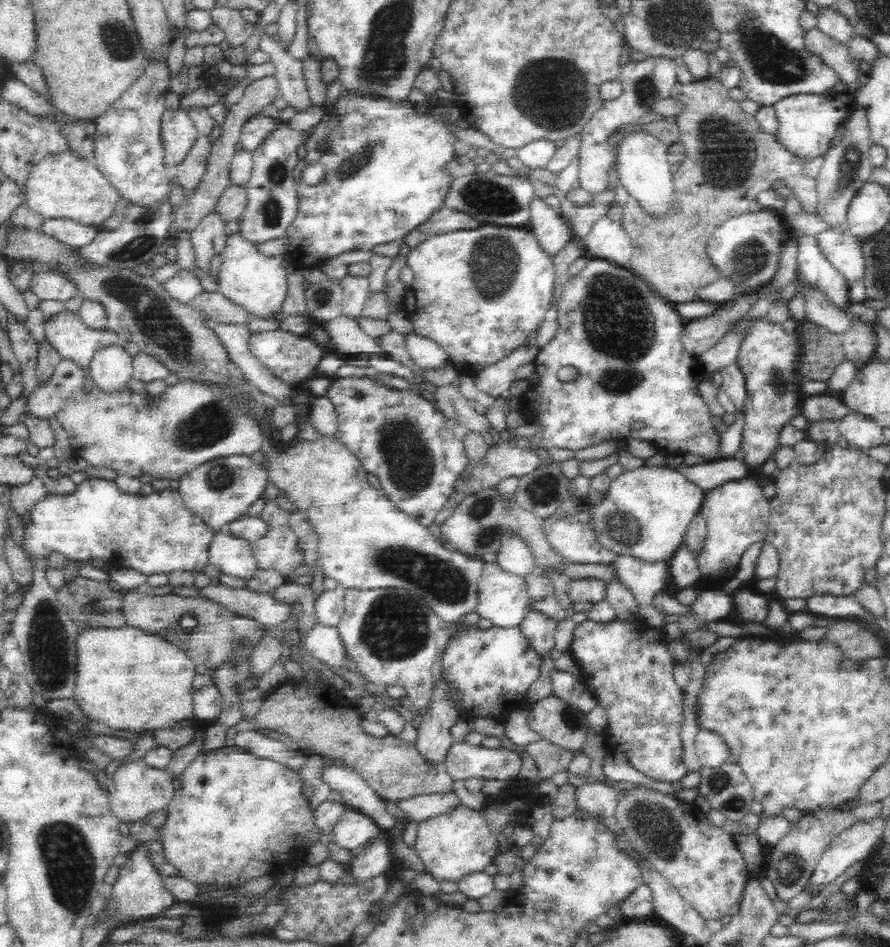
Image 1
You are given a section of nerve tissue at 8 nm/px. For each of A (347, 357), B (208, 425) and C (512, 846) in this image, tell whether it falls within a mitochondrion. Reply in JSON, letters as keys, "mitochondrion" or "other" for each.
{"A":"other","B":"mitochondrion","C":"other"}

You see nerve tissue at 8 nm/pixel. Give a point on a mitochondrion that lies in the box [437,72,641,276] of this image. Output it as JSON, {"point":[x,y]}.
{"point":[488,197]}

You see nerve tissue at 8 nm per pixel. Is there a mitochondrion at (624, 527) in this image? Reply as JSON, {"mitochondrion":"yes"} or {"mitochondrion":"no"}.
{"mitochondrion":"yes"}

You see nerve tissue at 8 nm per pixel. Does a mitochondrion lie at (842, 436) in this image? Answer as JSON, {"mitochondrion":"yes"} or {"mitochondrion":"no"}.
{"mitochondrion":"no"}

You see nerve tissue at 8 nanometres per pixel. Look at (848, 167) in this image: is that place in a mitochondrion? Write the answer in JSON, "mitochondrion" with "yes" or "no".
{"mitochondrion":"yes"}

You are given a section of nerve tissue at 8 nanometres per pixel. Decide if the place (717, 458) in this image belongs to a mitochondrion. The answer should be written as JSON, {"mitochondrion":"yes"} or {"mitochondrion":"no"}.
{"mitochondrion":"no"}

